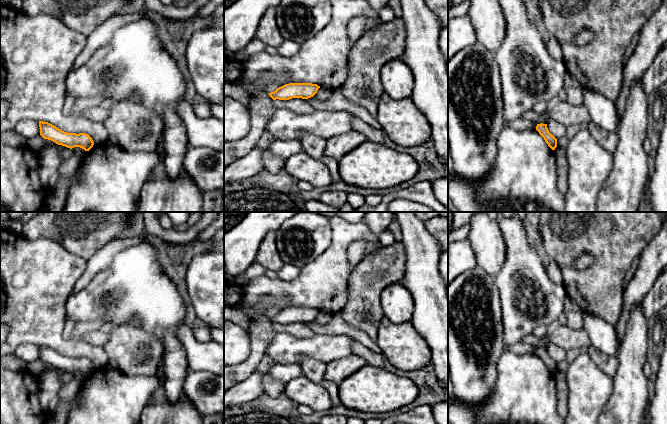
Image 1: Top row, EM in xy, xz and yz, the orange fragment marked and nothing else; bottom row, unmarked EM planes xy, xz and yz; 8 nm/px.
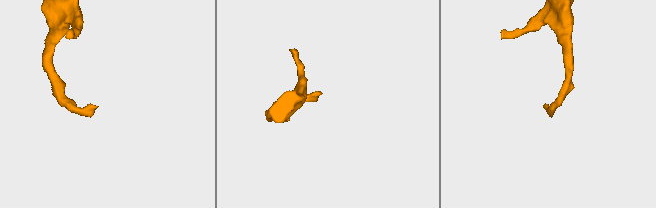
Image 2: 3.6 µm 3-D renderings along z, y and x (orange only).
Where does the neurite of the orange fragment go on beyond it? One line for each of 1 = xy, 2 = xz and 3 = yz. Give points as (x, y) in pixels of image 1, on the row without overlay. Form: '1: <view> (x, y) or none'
1: none
2: none
3: none

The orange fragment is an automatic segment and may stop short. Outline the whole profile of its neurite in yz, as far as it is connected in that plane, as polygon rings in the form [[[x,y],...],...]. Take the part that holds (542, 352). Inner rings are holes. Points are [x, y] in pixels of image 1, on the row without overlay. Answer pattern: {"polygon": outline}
{"polygon": [[[543,347],[537,348],[536,354],[544,362],[548,370],[552,374],[555,374],[555,372],[557,371],[557,363],[549,356],[547,352],[547,348],[543,348]]]}

